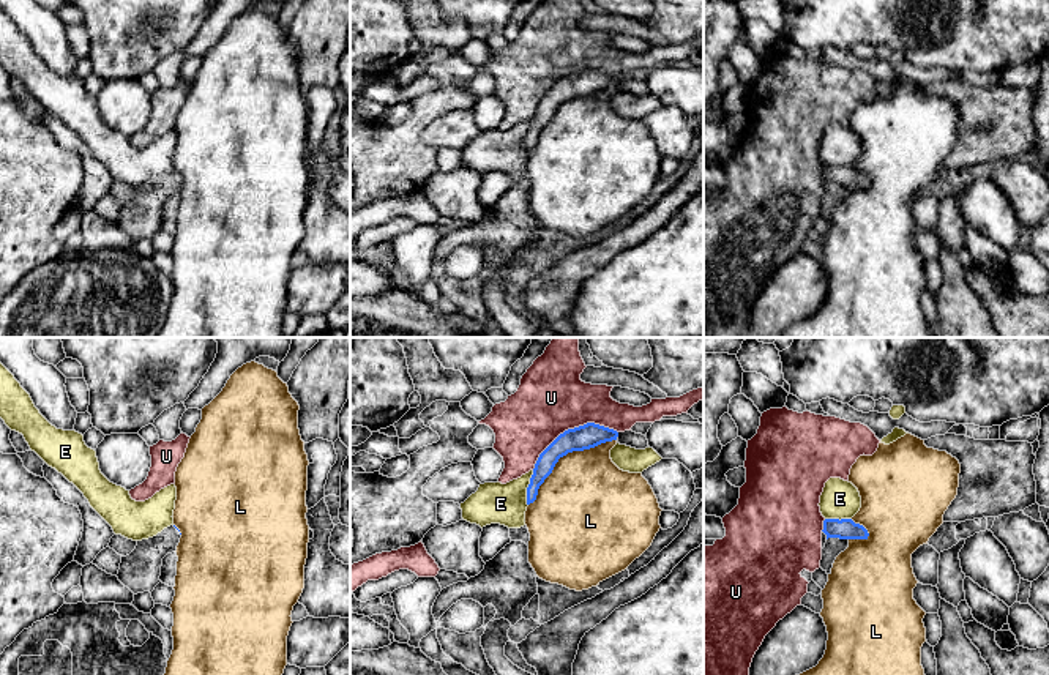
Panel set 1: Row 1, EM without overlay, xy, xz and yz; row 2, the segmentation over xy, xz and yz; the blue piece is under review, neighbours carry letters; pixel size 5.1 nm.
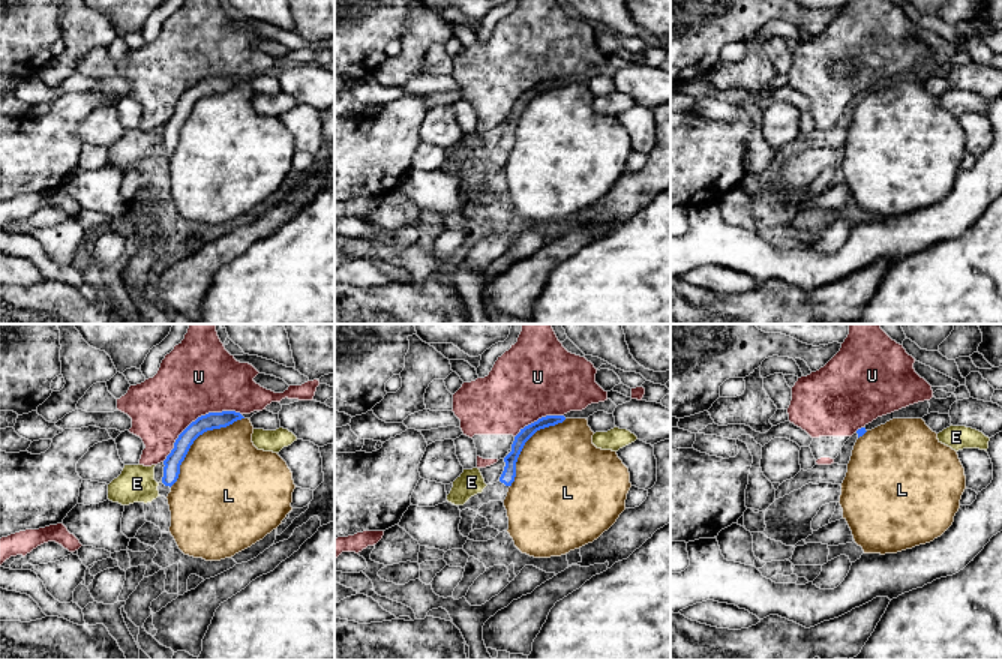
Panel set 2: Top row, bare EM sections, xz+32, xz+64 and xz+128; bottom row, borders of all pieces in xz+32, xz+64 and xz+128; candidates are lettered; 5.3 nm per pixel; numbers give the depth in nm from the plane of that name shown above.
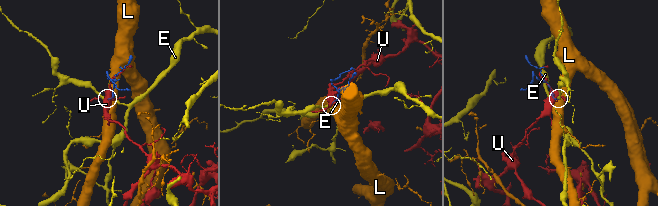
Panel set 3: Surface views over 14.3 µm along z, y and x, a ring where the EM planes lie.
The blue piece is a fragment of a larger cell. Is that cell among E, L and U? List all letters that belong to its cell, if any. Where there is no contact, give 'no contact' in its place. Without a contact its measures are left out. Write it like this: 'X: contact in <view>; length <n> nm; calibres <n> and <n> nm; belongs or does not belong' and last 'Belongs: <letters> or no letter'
E: contact in xz; length 190 nm; calibres 90 and 200 nm; does not belong
L: contact in xz; length 550 nm; calibres 130 and 440 nm; does not belong
U: contact in xz; length 480 nm; calibres 130 and 360 nm; does not belong
Belongs: no letter

